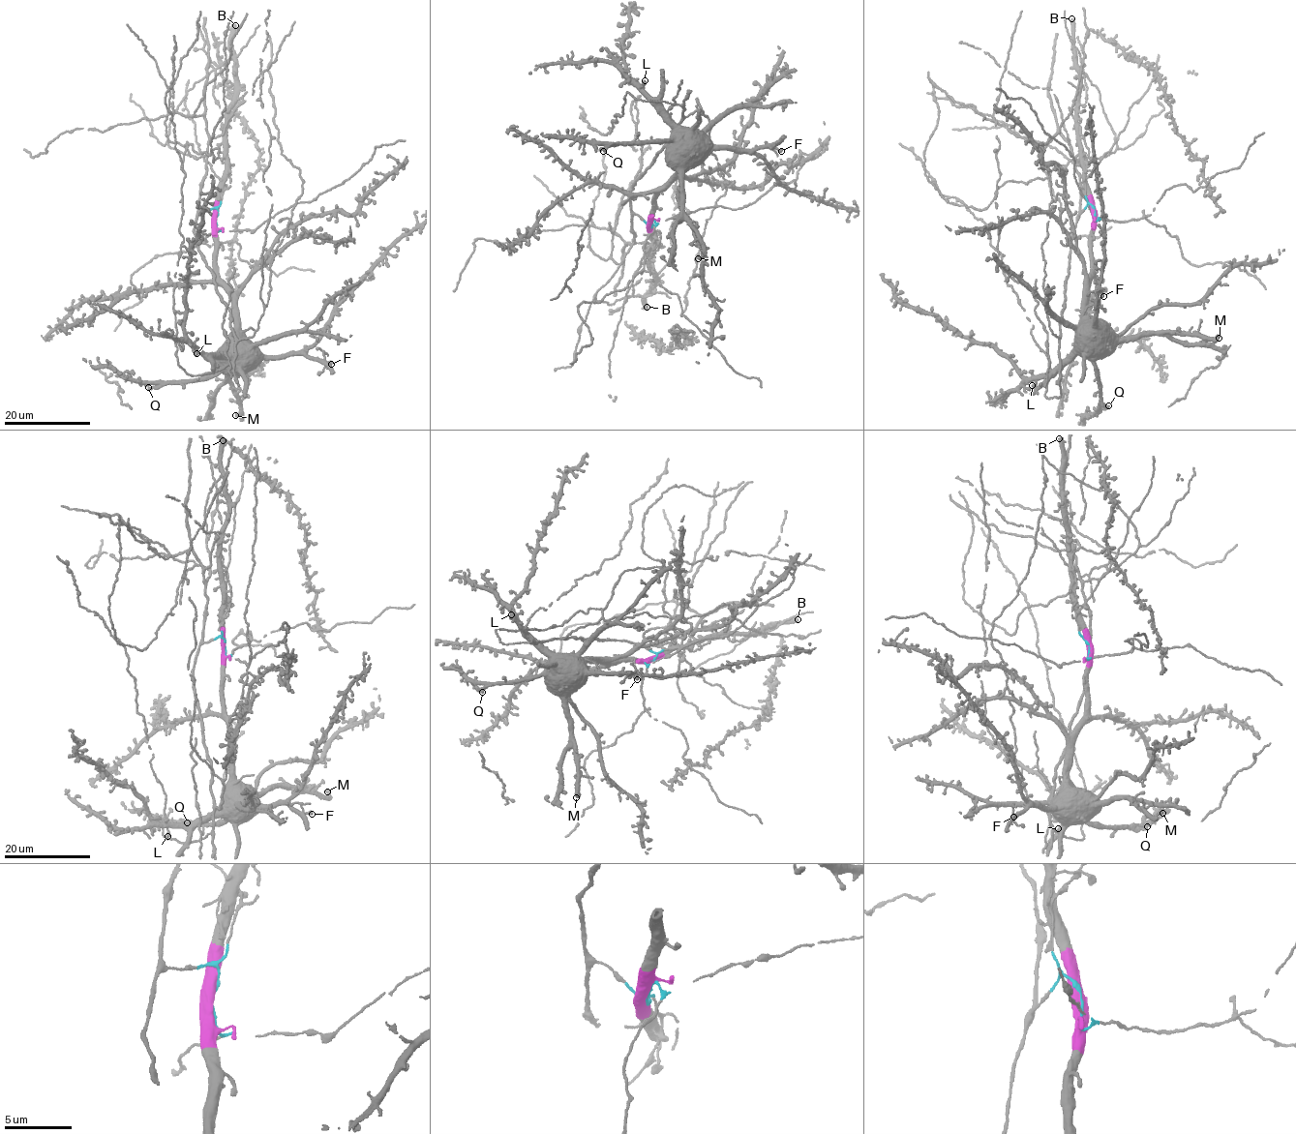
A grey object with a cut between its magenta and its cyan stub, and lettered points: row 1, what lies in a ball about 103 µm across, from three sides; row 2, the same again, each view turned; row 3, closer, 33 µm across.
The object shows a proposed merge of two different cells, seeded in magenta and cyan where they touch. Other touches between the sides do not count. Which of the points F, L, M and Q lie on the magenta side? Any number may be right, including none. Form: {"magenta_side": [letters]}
{"magenta_side": ["F", "L", "M", "Q"]}

